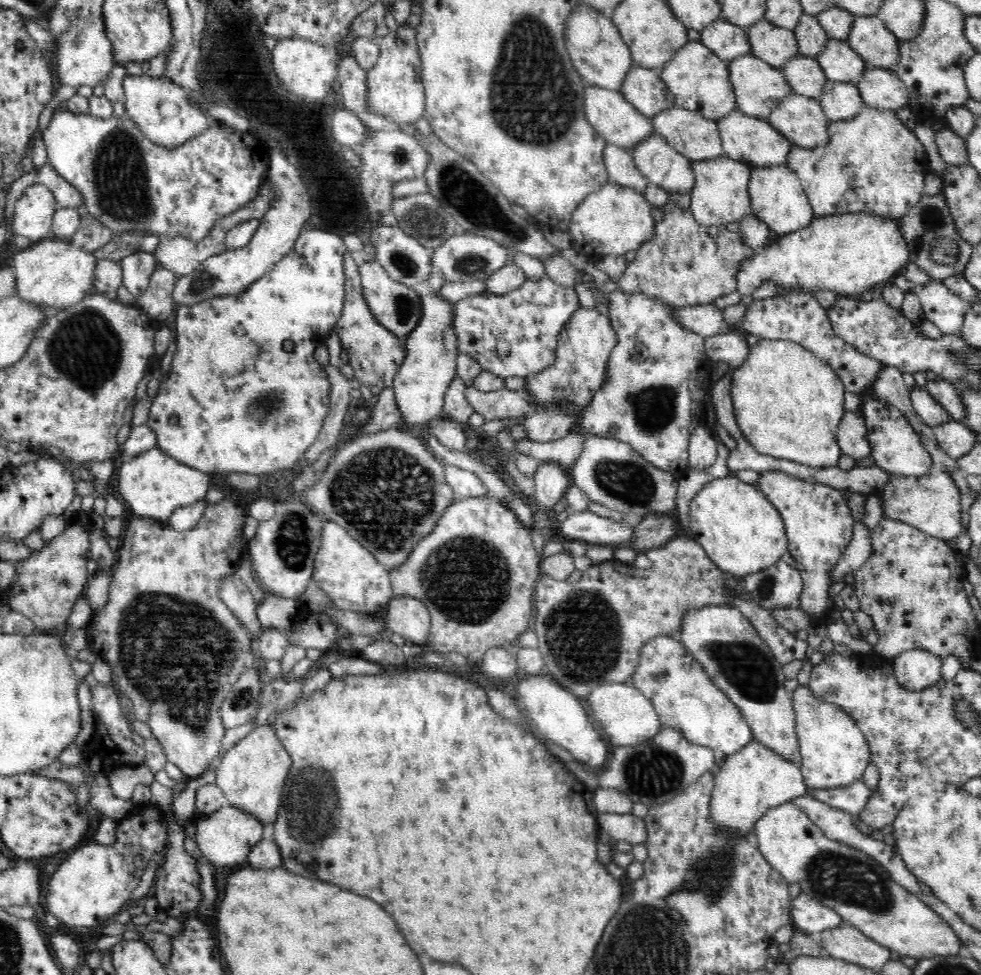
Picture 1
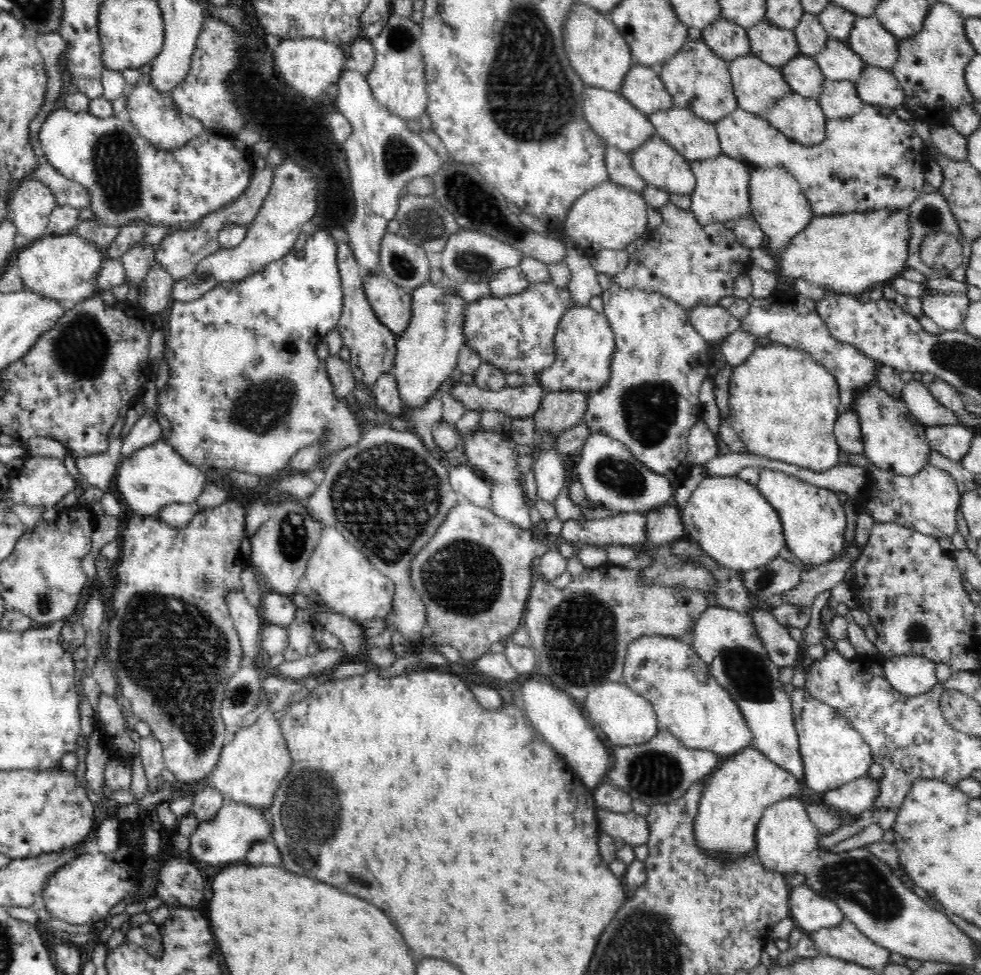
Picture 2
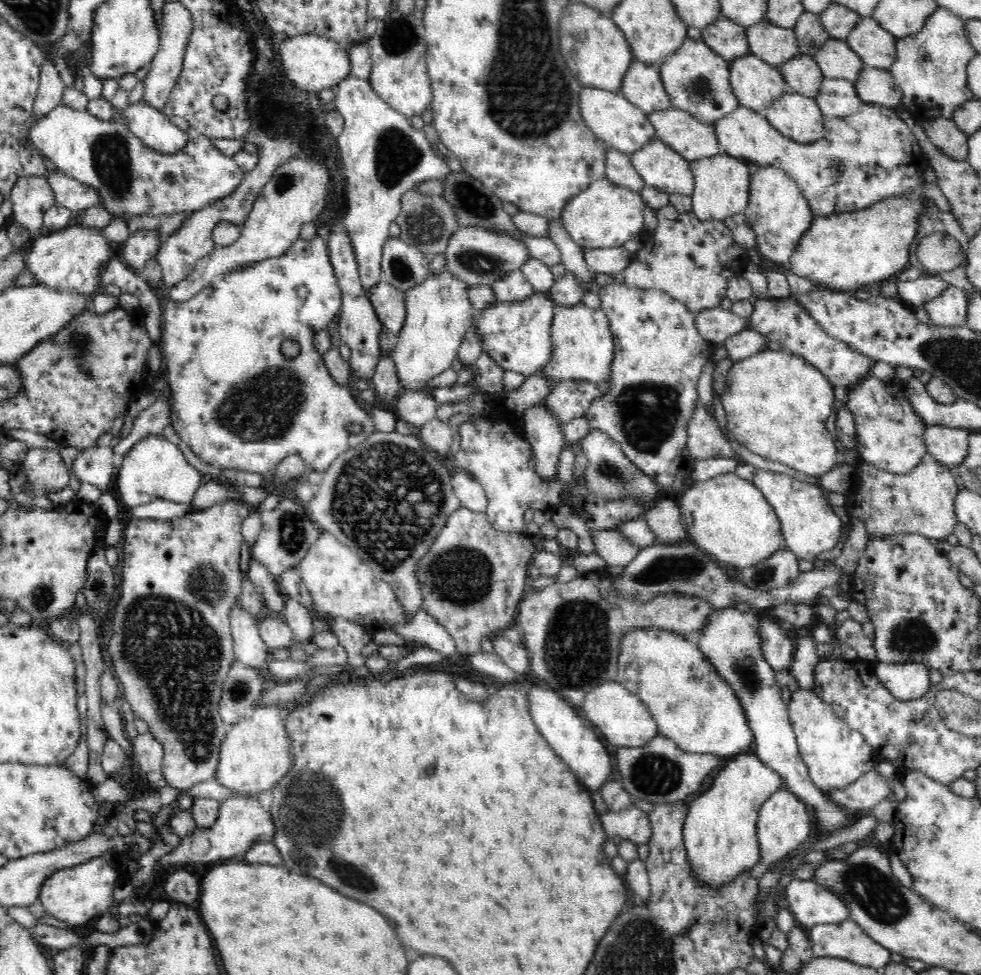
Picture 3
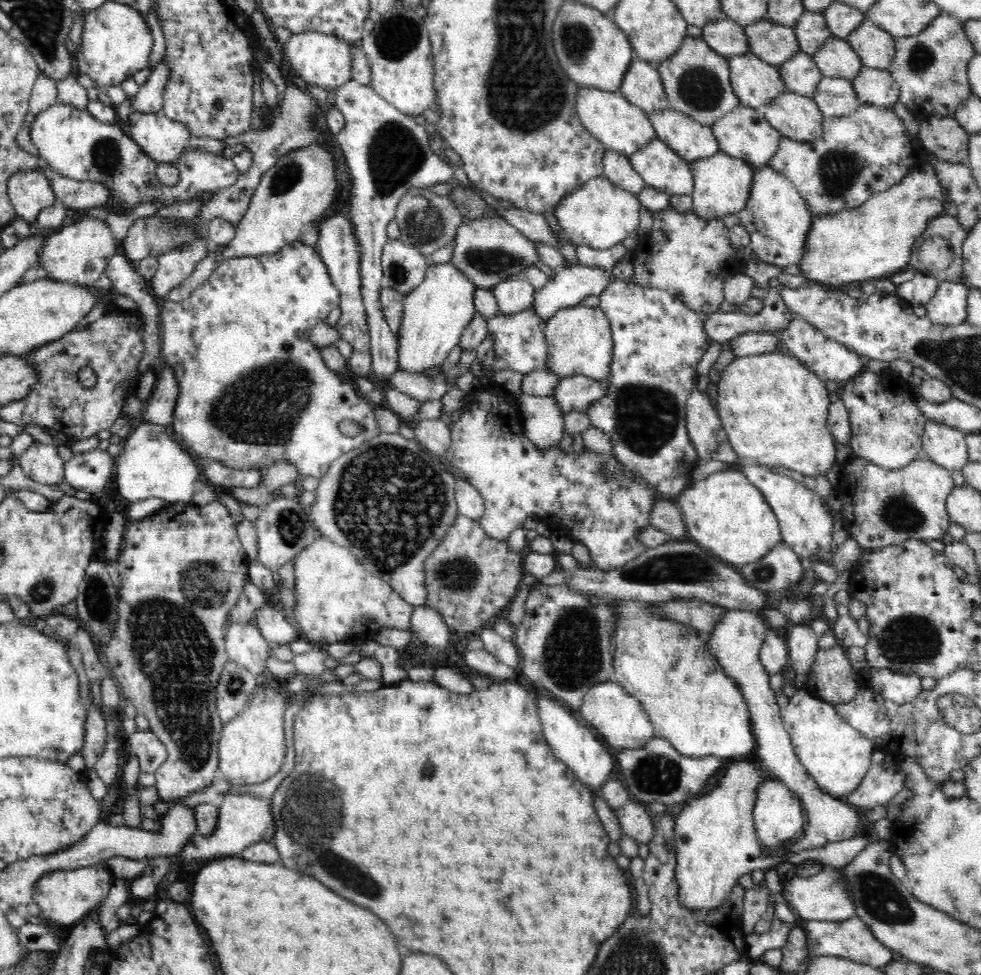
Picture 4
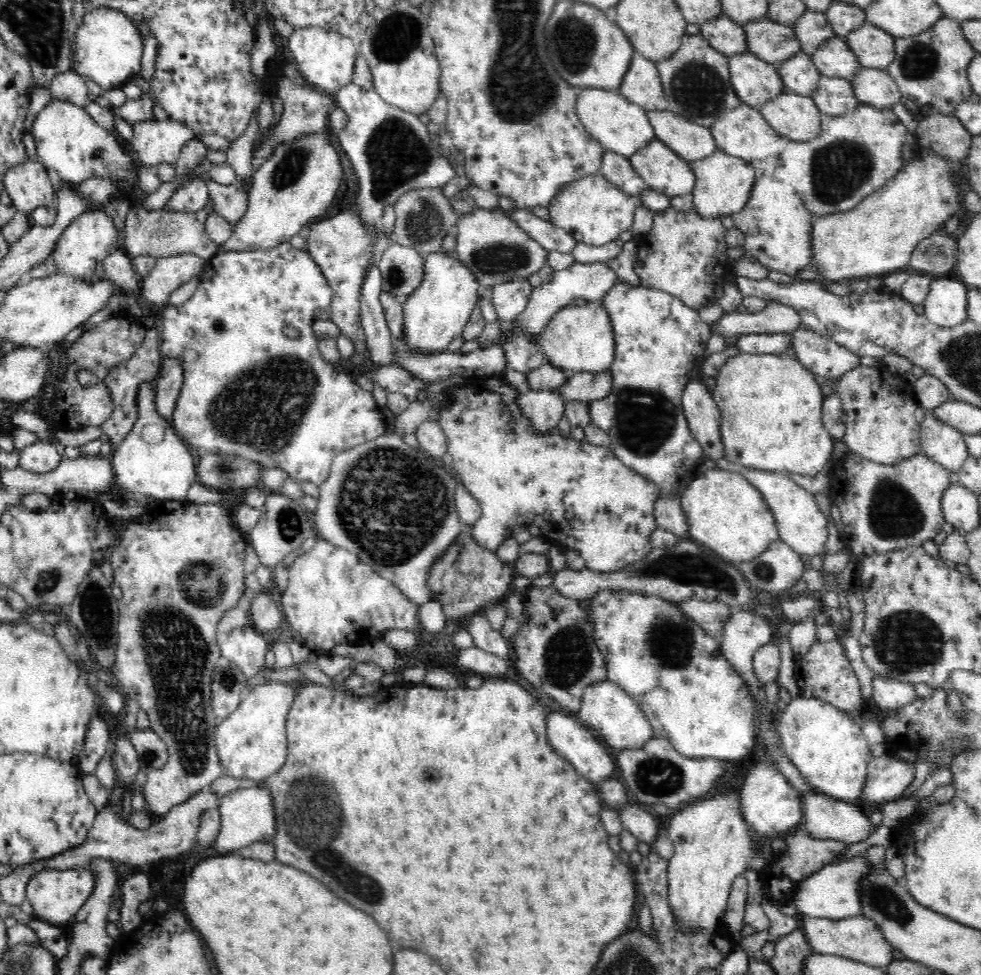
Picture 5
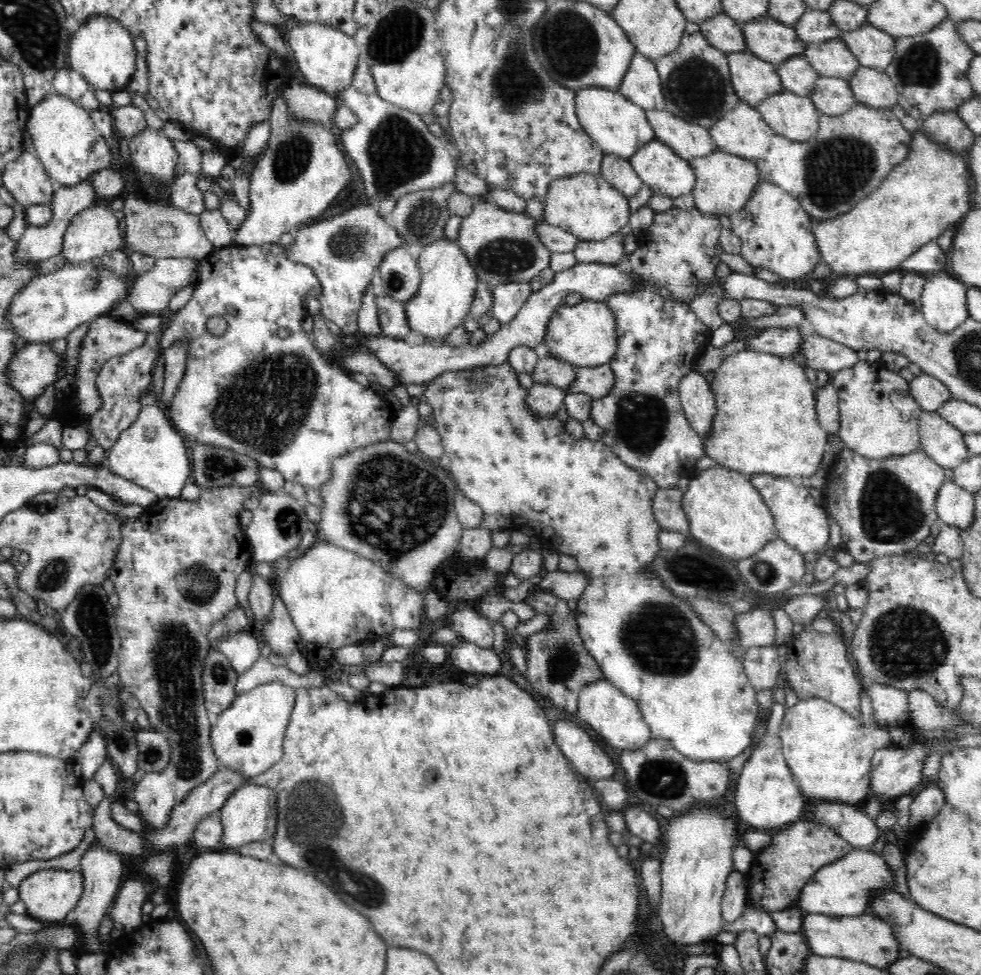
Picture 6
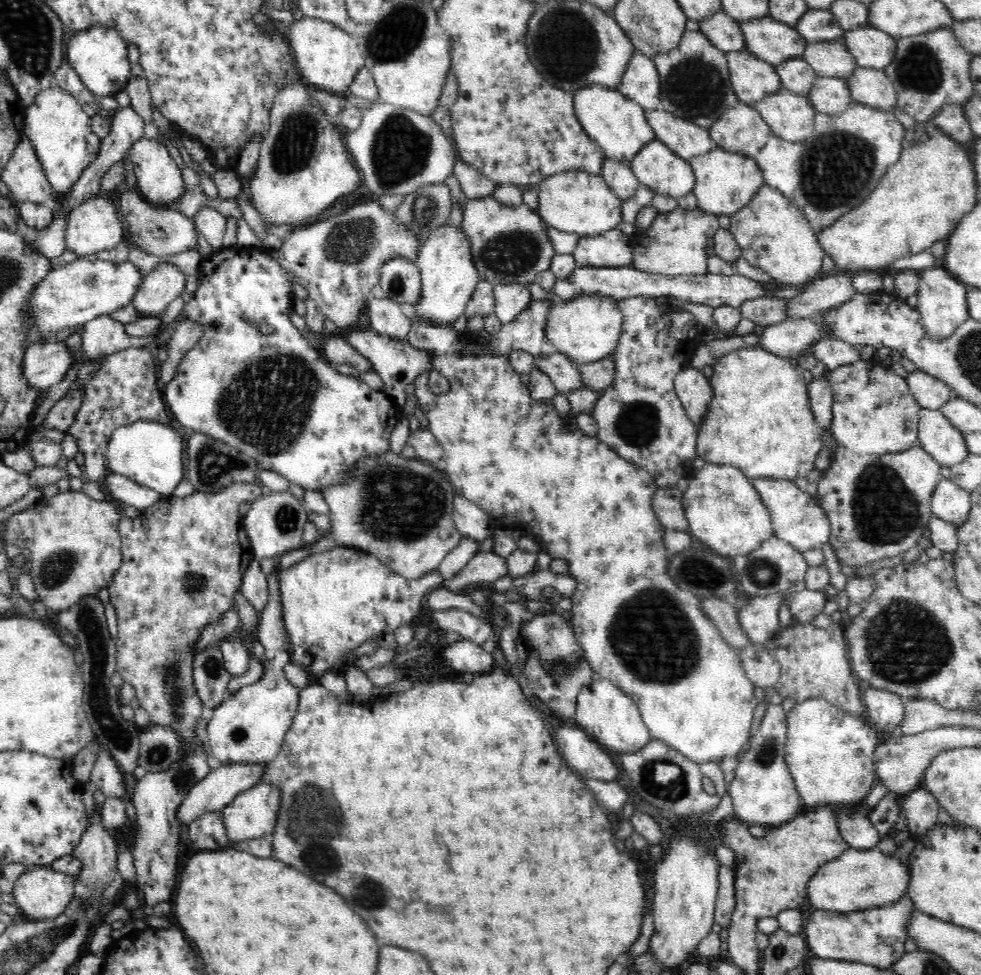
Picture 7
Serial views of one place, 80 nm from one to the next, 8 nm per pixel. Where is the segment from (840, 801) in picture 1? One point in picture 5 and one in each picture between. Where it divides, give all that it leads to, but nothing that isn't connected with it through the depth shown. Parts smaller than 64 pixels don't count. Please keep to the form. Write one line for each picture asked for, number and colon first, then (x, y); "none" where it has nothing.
2: (854, 797)
3: (872, 788)
4: (880, 785)
5: (888, 776)

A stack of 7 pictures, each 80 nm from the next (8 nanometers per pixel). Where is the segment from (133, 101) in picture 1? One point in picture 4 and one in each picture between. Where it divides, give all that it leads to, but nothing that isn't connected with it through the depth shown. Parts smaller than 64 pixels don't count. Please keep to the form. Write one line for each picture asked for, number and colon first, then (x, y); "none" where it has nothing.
2: (151, 112)
3: (151, 126)
4: (163, 140)

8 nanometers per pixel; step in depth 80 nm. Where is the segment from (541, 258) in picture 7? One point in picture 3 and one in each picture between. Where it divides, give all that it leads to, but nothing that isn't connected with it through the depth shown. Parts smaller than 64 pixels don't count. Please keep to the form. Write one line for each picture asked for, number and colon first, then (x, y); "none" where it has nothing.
3: (476, 254)
4: (488, 250)
5: (494, 248)
6: (502, 246)

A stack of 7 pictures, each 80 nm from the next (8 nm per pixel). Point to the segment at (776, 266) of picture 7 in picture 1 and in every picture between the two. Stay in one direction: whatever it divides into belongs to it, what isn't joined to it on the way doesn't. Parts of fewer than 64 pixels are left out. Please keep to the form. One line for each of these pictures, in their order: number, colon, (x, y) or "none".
1: (777, 198)
2: (778, 205)
3: (778, 213)
4: (777, 218)
5: (776, 225)
6: (776, 233)

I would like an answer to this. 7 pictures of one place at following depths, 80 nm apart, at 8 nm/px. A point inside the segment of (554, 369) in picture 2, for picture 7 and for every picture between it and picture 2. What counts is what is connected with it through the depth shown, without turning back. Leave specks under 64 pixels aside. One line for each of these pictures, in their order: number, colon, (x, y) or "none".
3: (582, 347)
4: (579, 339)
5: (578, 338)
6: (585, 335)
7: (586, 329)

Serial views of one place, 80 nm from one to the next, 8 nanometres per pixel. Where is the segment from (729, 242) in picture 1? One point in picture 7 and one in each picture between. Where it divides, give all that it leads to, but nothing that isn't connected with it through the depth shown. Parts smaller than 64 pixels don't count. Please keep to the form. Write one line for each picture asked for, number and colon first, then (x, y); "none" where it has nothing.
2: (693, 264)
3: (691, 260)
4: (690, 257)
5: (683, 254)
6: (679, 251)
7: (675, 244)

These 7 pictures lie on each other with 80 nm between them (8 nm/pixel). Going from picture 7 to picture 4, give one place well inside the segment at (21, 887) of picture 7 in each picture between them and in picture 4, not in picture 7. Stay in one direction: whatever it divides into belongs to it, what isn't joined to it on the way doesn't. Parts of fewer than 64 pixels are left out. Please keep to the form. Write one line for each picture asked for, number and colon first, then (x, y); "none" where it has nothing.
4: (65, 897)
5: (56, 895)
6: (49, 895)

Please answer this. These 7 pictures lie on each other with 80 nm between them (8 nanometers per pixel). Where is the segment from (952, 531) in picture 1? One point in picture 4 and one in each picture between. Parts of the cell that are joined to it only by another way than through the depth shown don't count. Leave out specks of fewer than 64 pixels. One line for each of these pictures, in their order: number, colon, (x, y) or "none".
2: (927, 502)
3: (888, 506)
4: (884, 508)

